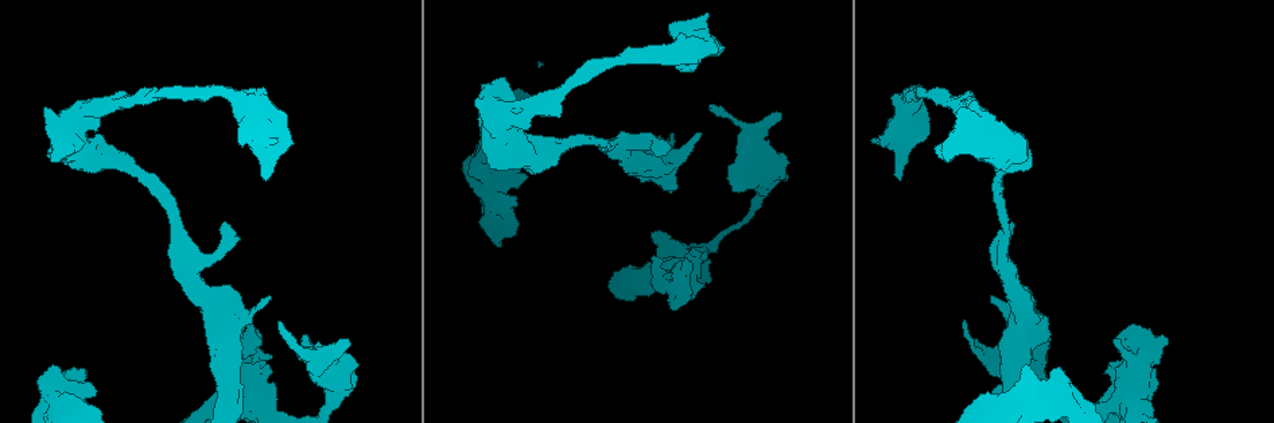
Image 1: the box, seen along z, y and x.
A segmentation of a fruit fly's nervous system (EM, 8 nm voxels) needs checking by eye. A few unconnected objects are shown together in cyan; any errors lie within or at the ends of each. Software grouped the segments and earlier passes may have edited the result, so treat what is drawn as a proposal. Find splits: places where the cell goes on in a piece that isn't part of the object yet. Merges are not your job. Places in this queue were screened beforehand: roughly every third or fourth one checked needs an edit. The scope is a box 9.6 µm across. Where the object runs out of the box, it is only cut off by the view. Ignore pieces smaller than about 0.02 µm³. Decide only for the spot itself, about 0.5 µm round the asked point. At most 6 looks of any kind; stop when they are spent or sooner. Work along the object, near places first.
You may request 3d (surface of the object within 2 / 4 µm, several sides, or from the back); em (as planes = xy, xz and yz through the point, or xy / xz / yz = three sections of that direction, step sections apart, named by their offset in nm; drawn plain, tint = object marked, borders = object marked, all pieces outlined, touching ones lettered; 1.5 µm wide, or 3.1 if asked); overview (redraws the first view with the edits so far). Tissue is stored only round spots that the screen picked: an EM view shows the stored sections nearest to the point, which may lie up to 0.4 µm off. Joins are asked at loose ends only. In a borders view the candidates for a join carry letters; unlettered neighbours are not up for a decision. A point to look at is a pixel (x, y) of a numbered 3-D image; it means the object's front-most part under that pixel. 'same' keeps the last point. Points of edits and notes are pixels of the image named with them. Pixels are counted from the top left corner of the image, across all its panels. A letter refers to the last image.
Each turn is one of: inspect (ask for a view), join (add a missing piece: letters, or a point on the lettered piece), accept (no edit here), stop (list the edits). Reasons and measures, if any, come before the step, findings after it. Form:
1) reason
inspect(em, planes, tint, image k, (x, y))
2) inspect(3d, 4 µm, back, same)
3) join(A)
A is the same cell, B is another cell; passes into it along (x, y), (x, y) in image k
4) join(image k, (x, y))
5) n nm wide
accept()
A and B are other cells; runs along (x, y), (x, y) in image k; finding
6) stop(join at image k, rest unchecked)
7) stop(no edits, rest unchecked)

branch stops here
inspect(3d, 2 µm, image 1, (780, 112))

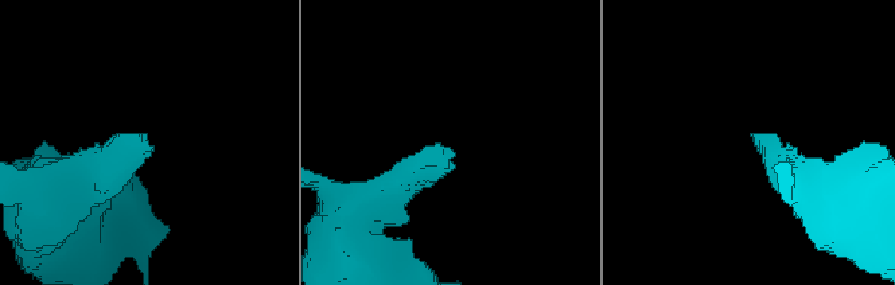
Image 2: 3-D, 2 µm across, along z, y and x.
inspect(em, planes, borders, image 2, (449, 149))

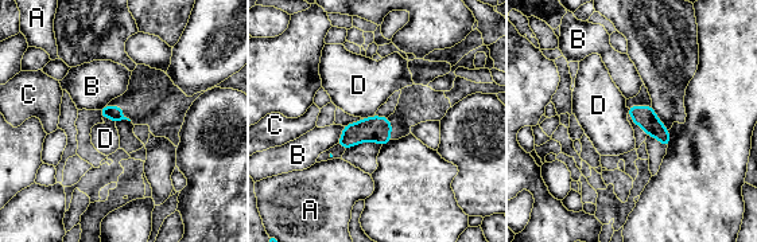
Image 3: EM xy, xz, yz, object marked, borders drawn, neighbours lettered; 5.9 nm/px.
accept()
A, B, C and D are other cells; border along (103, 116), (115, 124) in image 3; no lettered piece goes on from it

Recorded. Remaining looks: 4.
an open end
inspect(3d, 2 µm, image 1, (527, 178))

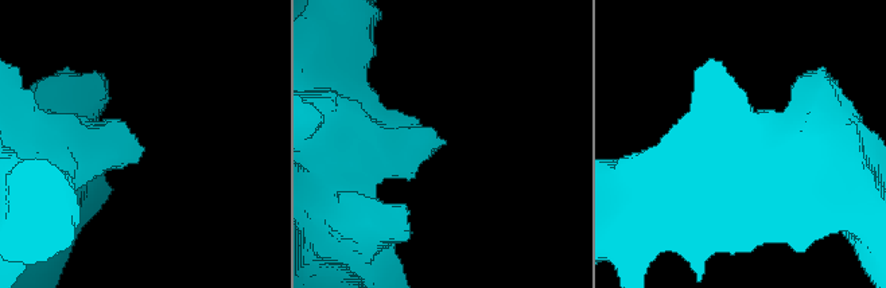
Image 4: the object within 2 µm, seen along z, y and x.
inspect(em, xz, step 4, tint, image 4, (442, 140))

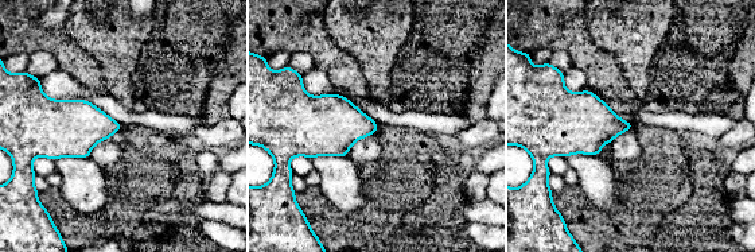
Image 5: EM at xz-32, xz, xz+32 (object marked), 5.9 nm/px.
cut it another way
inspect(em, planes, borders, same)

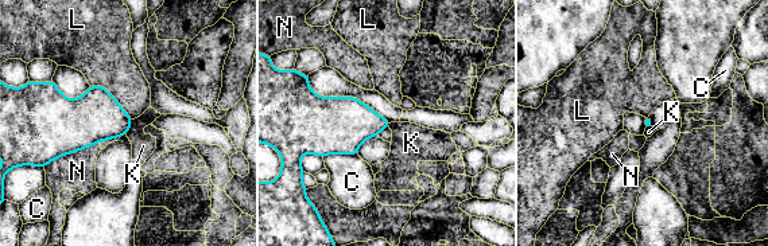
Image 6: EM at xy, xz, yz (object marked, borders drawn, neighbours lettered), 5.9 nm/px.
accept()
C, K, L and N are other cells; border along (90, 85), (101, 85), (132, 118) in image 6; no lettered piece goes on from it

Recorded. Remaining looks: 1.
inspect(em, planes, borders, image 1, (266, 181))

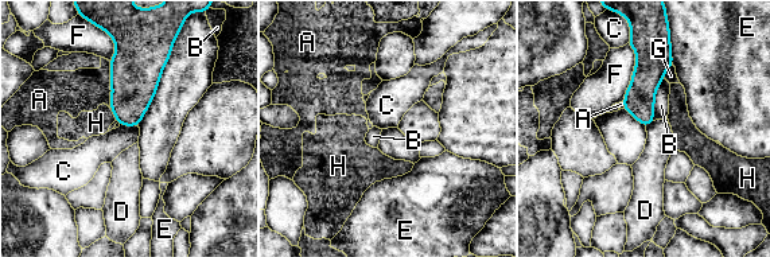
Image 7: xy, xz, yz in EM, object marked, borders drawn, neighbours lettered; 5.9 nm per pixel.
accept()
A, B, C, D, E, F, G and H are other cells; border along (653, 121), (646, 127) in image 7; no lettered piece goes on from it

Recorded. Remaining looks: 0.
stop(no edits, rest unchecked)

